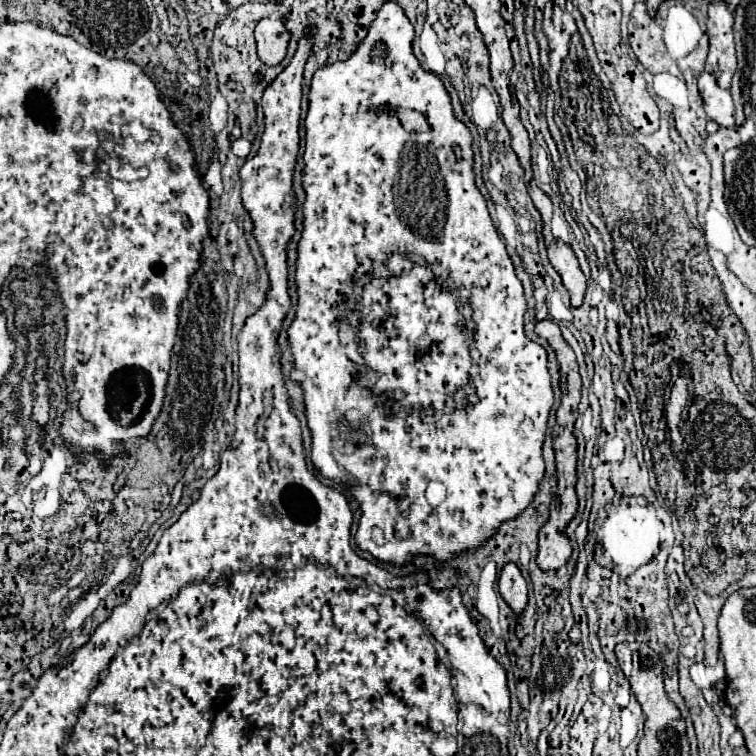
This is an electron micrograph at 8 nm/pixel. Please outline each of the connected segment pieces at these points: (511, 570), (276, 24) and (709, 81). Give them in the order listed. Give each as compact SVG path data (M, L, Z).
M507 563L499 575L499 593L503 601L513 609L515 615L521 615L527 607L527 583L515 563Z
M269 17L261 19L255 27L255 39L257 39L257 51L259 59L267 65L279 65L287 51L289 33L283 27L281 17Z
M701 73L699 77L699 93L705 103L705 113L709 121L715 121L721 127L733 127L735 125L735 107L731 93L727 89L721 89L713 75Z

